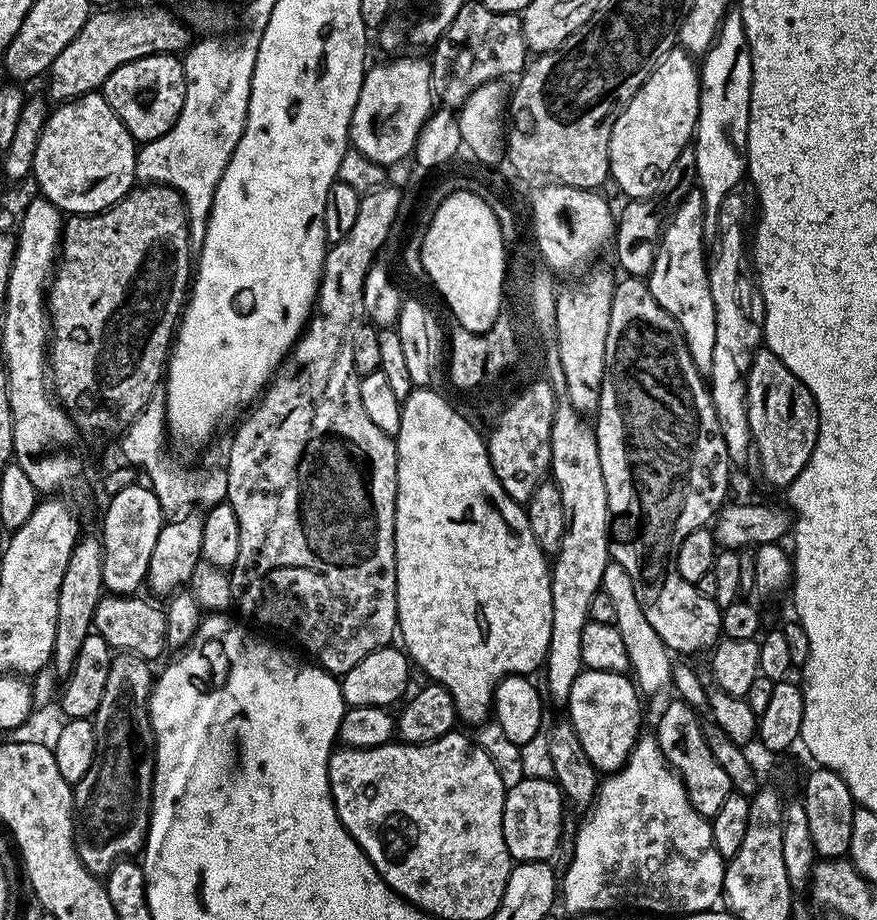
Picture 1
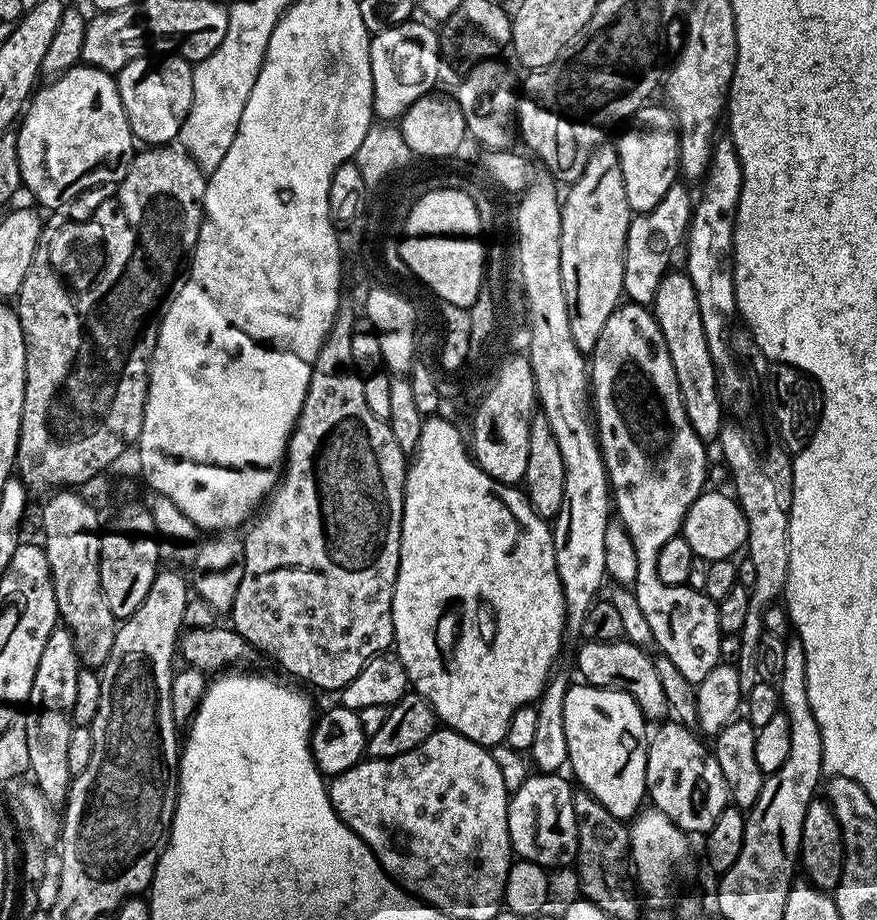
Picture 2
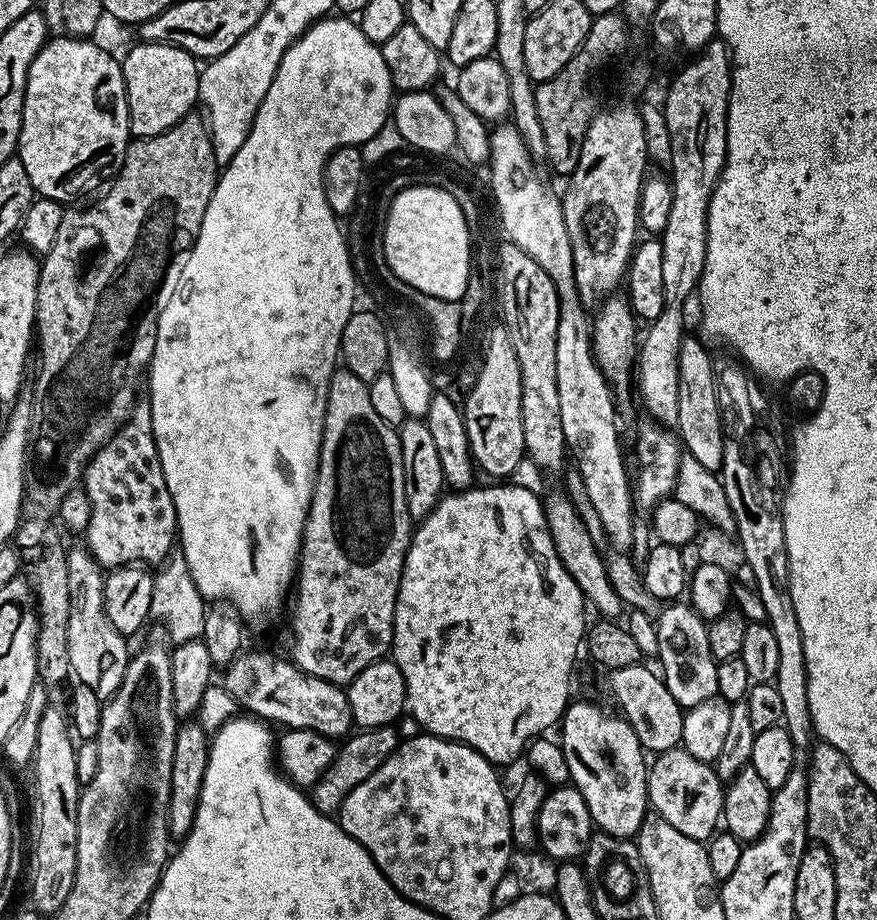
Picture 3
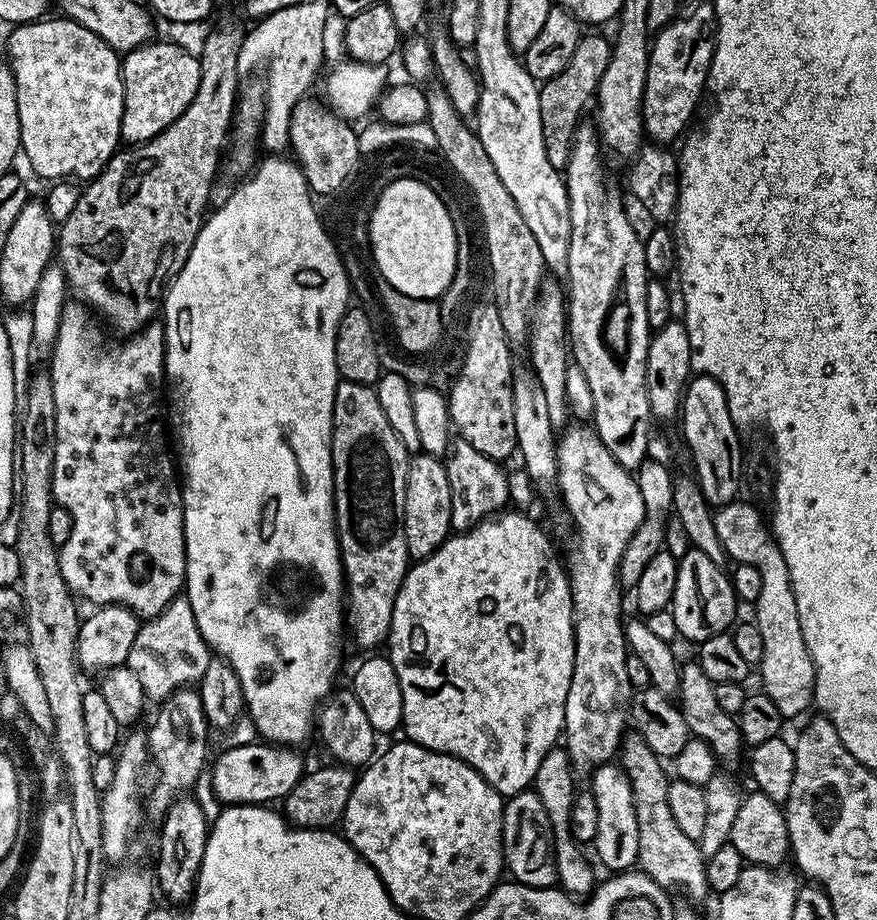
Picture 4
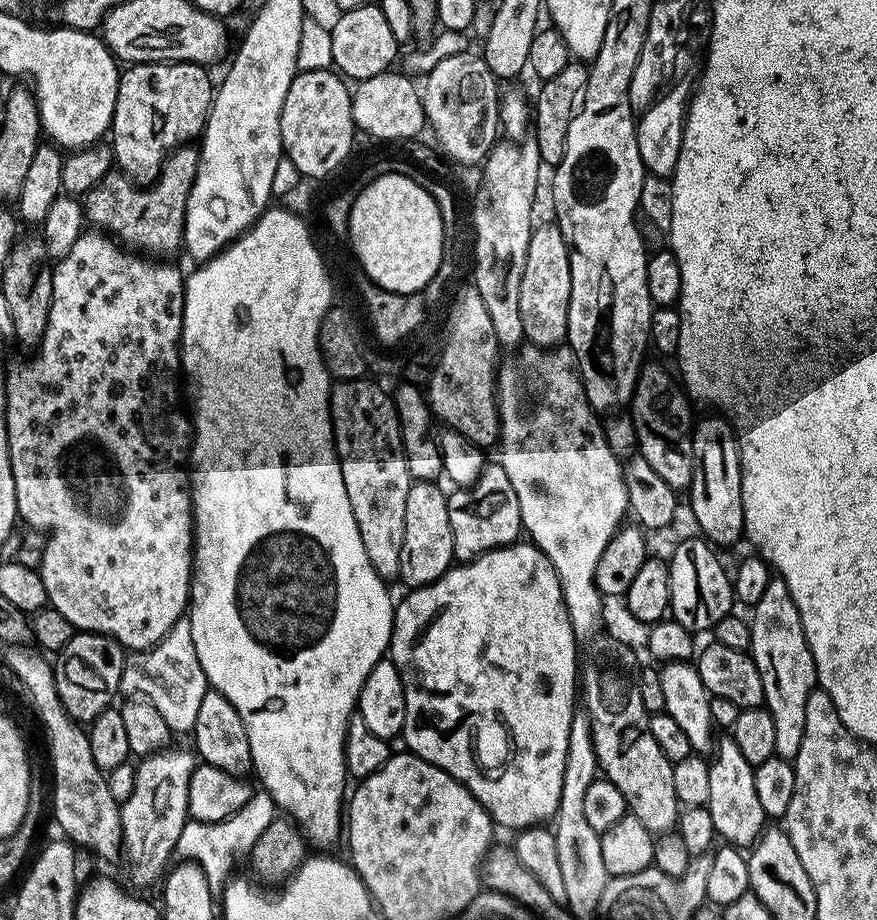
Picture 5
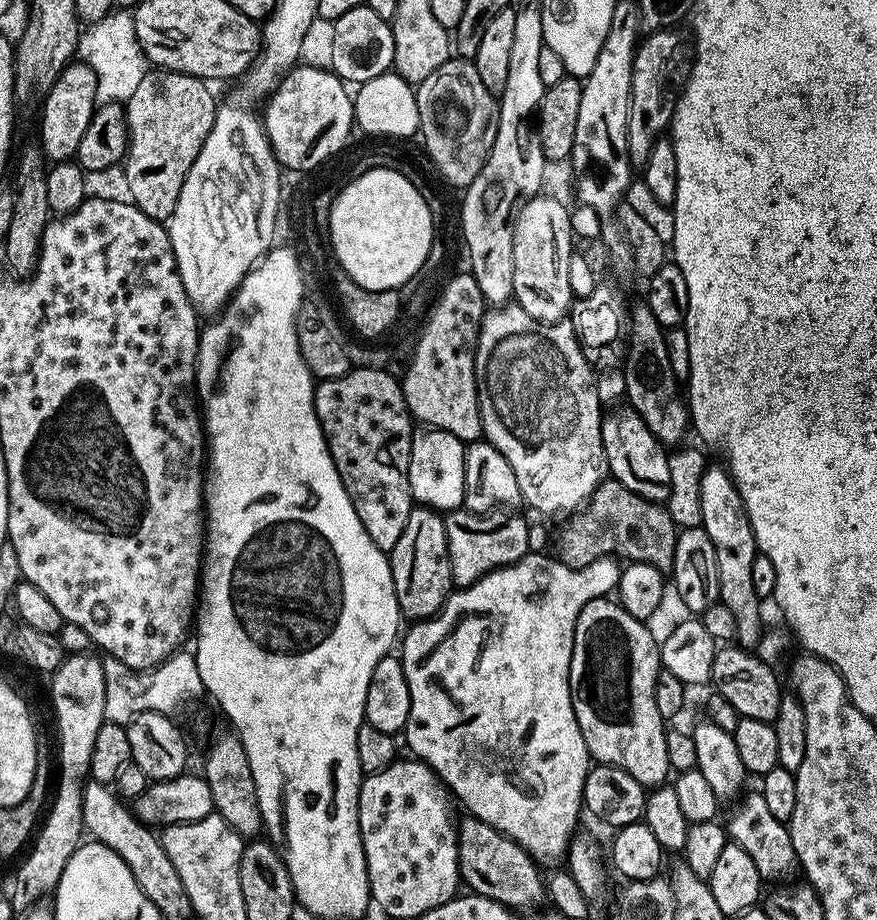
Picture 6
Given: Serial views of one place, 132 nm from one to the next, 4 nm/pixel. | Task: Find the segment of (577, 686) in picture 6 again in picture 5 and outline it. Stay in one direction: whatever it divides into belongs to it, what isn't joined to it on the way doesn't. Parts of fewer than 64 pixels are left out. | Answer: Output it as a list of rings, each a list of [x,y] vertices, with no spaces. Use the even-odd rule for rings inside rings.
[[[597,635],[587,645],[588,661],[582,664],[582,704],[592,724],[600,772],[622,790],[628,812],[637,816],[648,832],[671,832],[677,827],[682,805],[674,792],[673,761],[662,754],[648,725],[650,713],[642,702],[640,685],[641,661],[636,661],[630,645],[604,635]]]

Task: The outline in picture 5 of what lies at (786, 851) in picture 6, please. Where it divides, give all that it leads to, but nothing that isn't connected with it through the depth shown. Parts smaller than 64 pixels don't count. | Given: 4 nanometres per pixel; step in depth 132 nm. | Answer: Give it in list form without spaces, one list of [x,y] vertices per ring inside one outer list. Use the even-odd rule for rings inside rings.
[[[725,738],[717,743],[708,769],[710,798],[706,807],[710,810],[710,818],[714,818],[714,830],[721,841],[741,850],[751,849],[766,827],[762,801],[758,798],[758,790],[754,786],[755,767],[746,762],[746,754],[742,754],[736,740]]]

